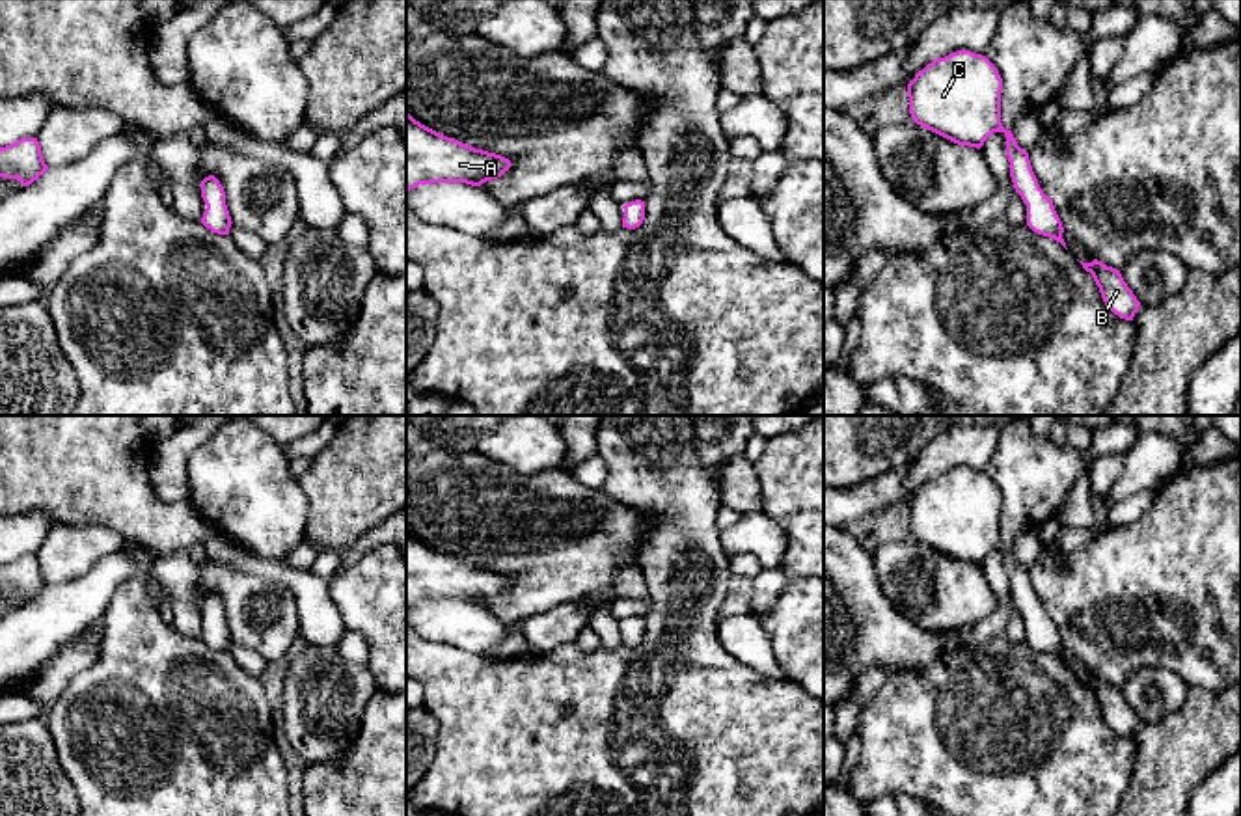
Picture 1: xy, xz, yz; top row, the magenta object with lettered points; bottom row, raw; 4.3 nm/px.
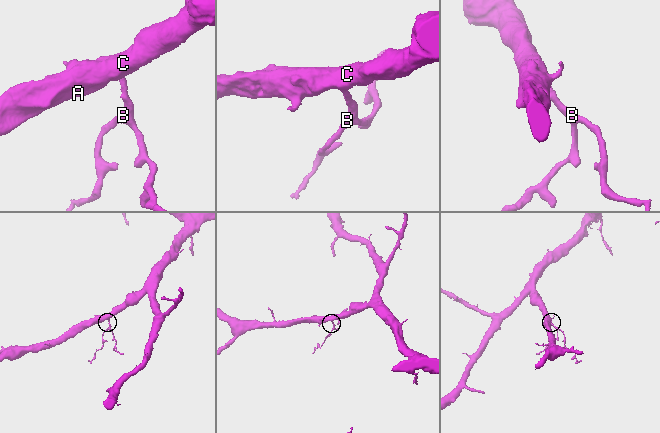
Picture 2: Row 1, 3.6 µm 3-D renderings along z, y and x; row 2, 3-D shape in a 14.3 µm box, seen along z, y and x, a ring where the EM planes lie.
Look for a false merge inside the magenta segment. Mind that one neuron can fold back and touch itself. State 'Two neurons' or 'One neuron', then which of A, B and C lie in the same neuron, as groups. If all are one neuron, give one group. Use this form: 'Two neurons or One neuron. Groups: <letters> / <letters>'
One neuron. Groups: A B C

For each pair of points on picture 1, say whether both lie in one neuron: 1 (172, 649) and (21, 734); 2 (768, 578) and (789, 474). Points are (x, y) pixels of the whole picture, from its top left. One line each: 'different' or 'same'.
1: different
2: different

